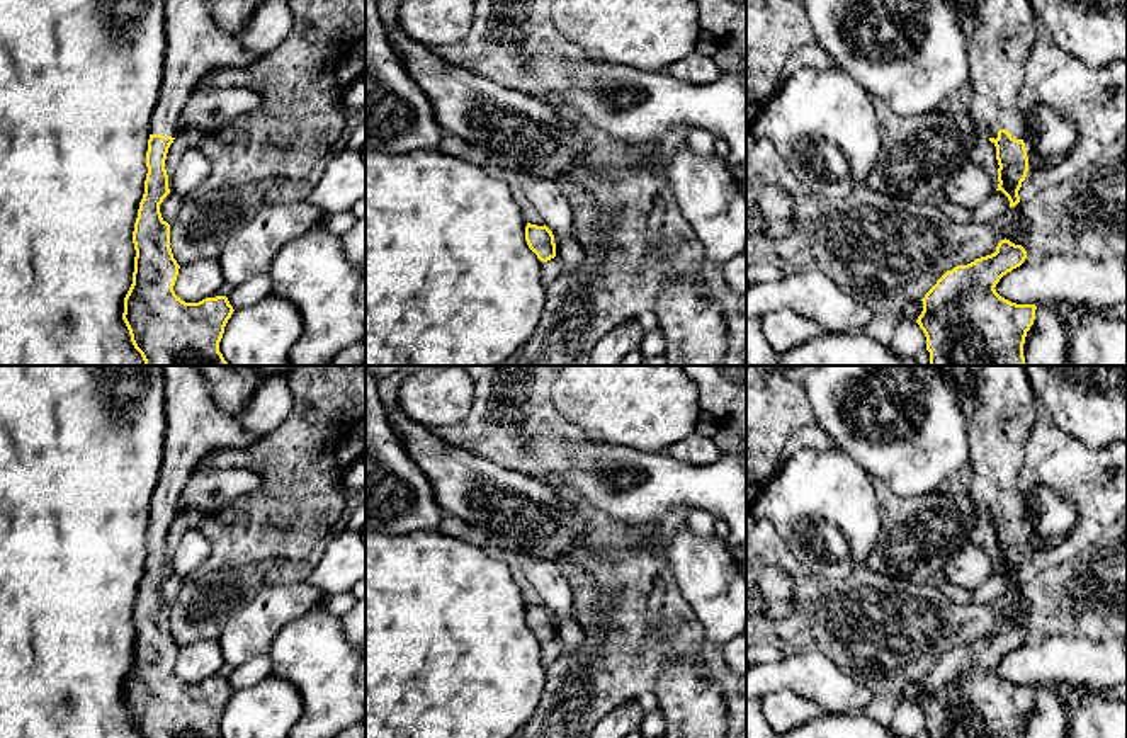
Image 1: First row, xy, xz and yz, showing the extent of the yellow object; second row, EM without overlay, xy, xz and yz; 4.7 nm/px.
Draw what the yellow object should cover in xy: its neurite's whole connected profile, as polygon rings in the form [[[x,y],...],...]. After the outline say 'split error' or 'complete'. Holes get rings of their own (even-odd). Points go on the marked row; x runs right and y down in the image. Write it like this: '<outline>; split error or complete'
[[[206,0],[163,2],[167,71],[151,112],[148,173],[133,231],[134,272],[122,320],[143,366],[229,366],[219,342],[235,309],[226,296],[185,303],[175,294],[180,265],[173,258],[170,224],[161,218],[160,204],[170,194],[167,153],[199,80],[209,70],[246,66],[258,56],[214,20]]]; split error

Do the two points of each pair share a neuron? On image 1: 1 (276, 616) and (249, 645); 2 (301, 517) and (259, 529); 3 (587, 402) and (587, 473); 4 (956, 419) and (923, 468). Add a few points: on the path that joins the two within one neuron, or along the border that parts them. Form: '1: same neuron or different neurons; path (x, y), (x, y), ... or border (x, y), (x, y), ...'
1: same neuron; path (269, 623), (254, 638)
2: same neuron; path (291, 517), (269, 524)
3: different neurons; border (588, 437), (628, 448)
4: same neuron; path (944, 431), (927, 448), (923, 456)

